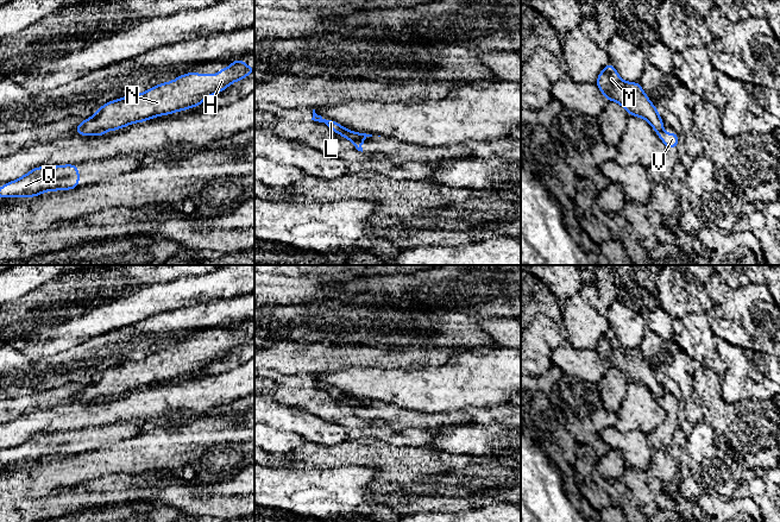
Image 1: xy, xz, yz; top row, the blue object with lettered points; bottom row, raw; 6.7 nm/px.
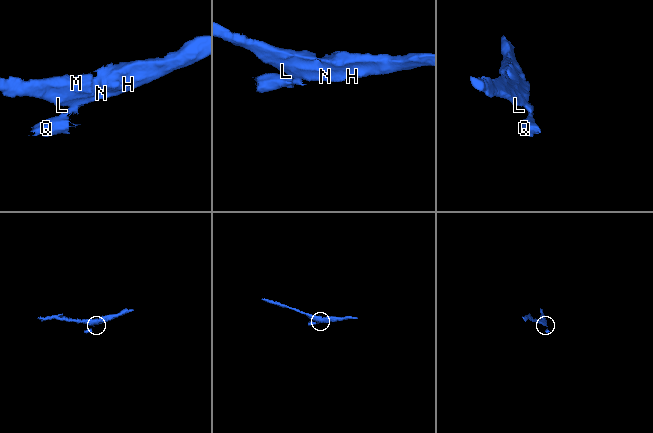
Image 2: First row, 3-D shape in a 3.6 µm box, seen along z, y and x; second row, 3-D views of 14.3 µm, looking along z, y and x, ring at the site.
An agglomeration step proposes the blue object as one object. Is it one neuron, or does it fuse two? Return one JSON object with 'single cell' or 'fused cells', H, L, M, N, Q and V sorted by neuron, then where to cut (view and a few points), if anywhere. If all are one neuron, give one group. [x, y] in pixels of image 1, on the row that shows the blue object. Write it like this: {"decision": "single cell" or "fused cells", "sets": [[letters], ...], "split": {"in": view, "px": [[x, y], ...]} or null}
{"decision": "fused cells", "sets": [["H", "L", "M", "N"], ["Q", "V"]], "split": {"in": "xz", "px": [[365, 133], [352, 142]]}}

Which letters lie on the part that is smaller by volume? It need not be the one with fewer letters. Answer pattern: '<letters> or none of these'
Q, V

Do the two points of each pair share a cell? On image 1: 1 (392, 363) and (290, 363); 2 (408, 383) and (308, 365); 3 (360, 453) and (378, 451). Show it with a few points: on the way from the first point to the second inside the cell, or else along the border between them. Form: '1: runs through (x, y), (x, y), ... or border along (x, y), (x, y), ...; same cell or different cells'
1: runs through (368, 357), (315, 358); same cell
2: border along (363, 368), (341, 368), (314, 375); different cells
3: runs through (365, 452), (373, 452); same cell

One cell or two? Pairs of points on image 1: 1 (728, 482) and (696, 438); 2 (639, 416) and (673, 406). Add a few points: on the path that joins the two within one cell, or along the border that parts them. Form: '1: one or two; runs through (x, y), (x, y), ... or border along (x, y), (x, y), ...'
1: one; runs through (717, 471), (705, 456), (703, 448)
2: two; border along (656, 398), (665, 412), (665, 419), (647, 433)

